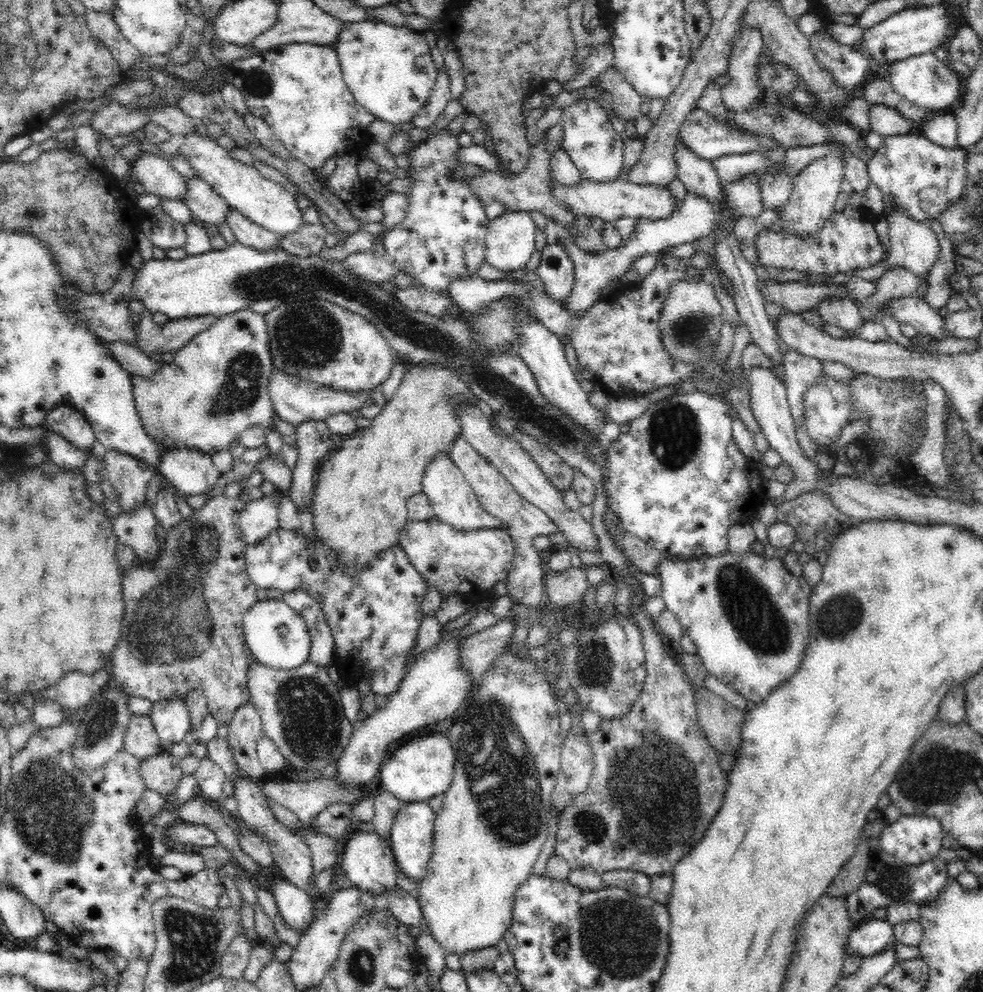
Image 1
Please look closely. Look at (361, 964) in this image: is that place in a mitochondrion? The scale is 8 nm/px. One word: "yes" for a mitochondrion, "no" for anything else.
yes

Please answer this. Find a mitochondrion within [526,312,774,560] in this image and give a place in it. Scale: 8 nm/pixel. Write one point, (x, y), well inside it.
(673, 432)

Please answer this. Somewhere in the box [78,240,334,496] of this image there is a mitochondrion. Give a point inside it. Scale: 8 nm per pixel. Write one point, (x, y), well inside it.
(241, 384)

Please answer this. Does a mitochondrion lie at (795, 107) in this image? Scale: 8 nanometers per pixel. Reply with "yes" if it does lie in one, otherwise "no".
no

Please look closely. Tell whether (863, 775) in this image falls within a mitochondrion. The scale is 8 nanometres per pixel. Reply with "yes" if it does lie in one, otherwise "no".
no

